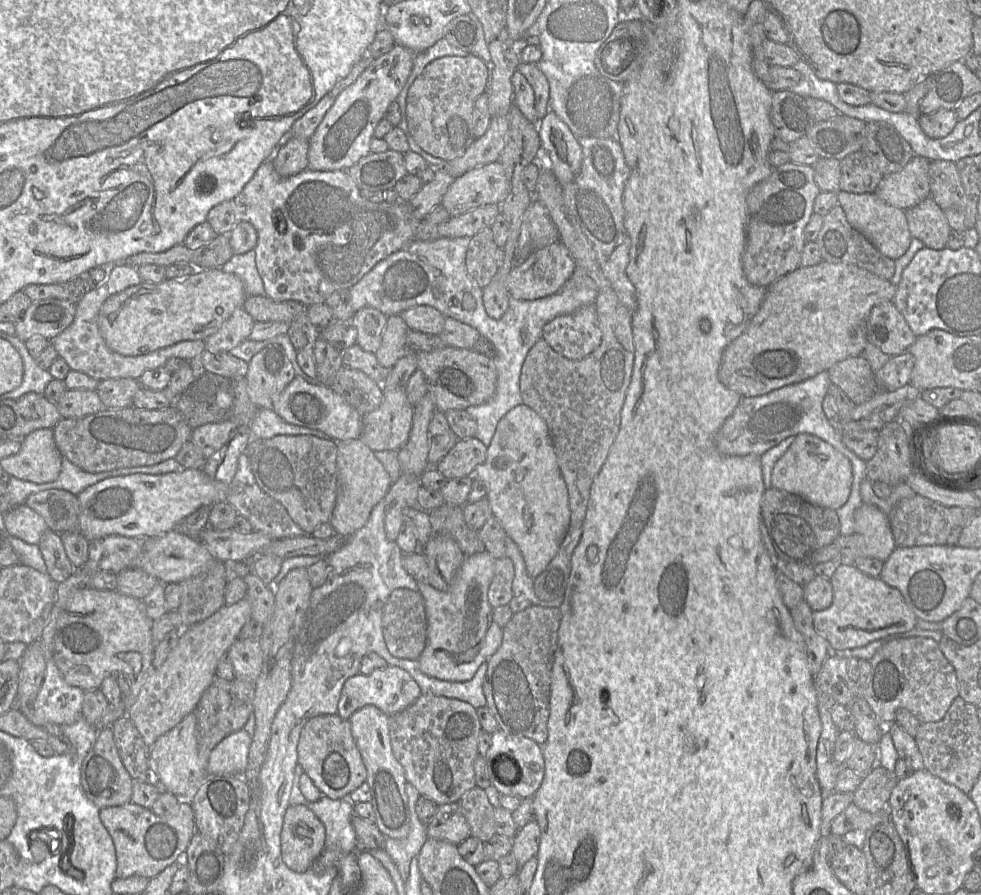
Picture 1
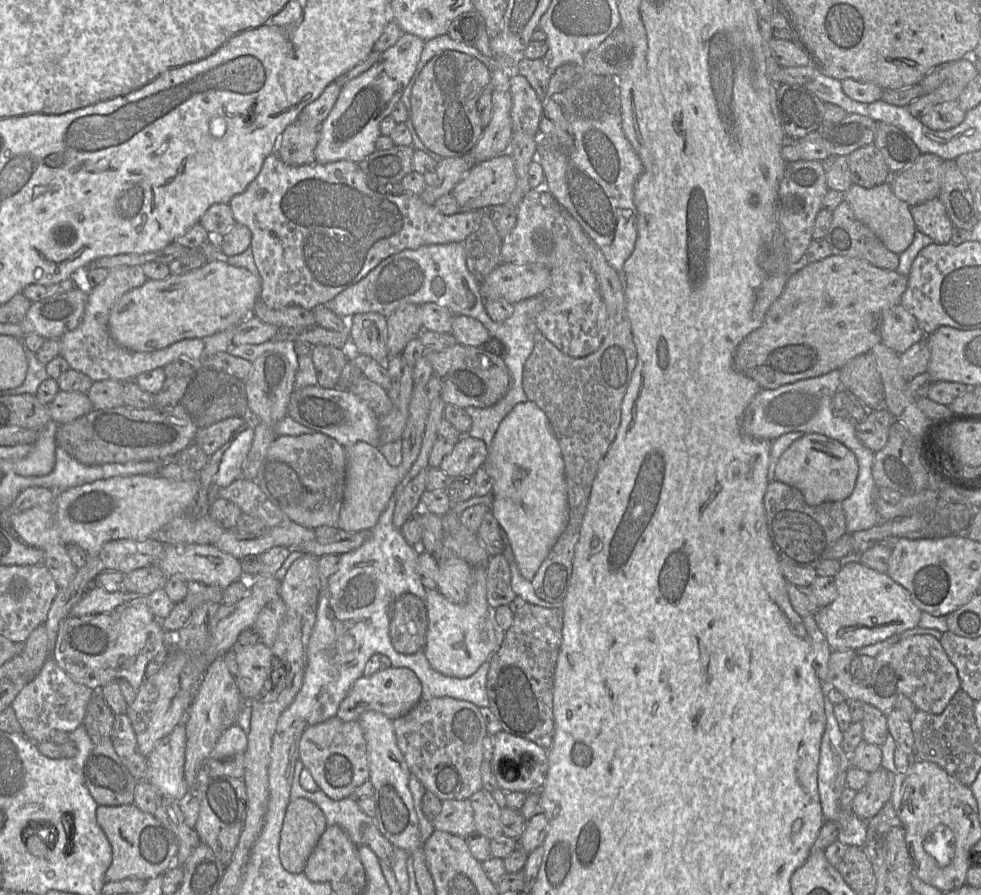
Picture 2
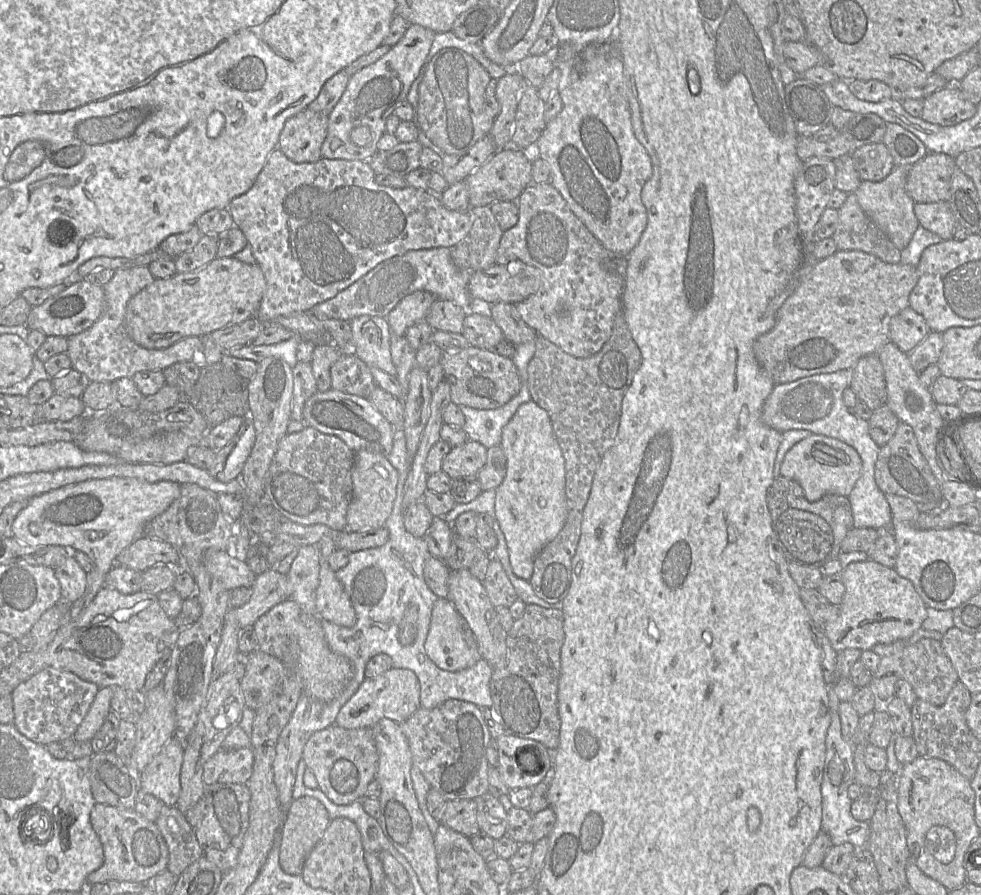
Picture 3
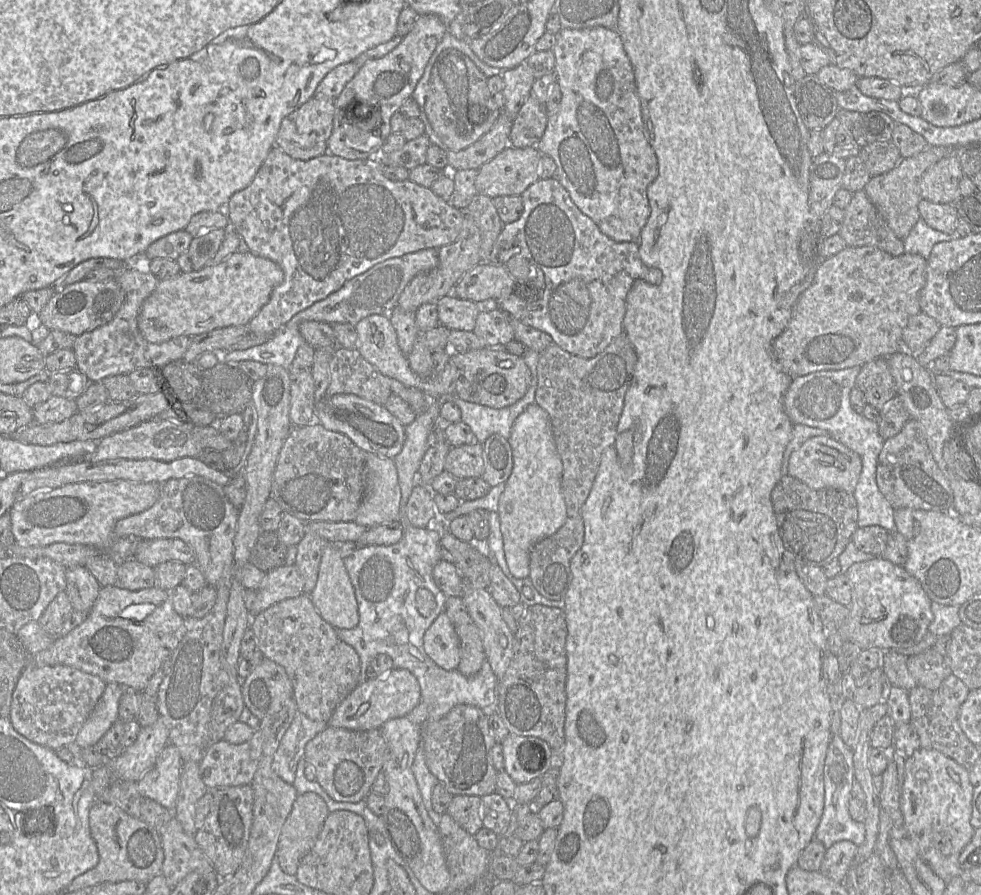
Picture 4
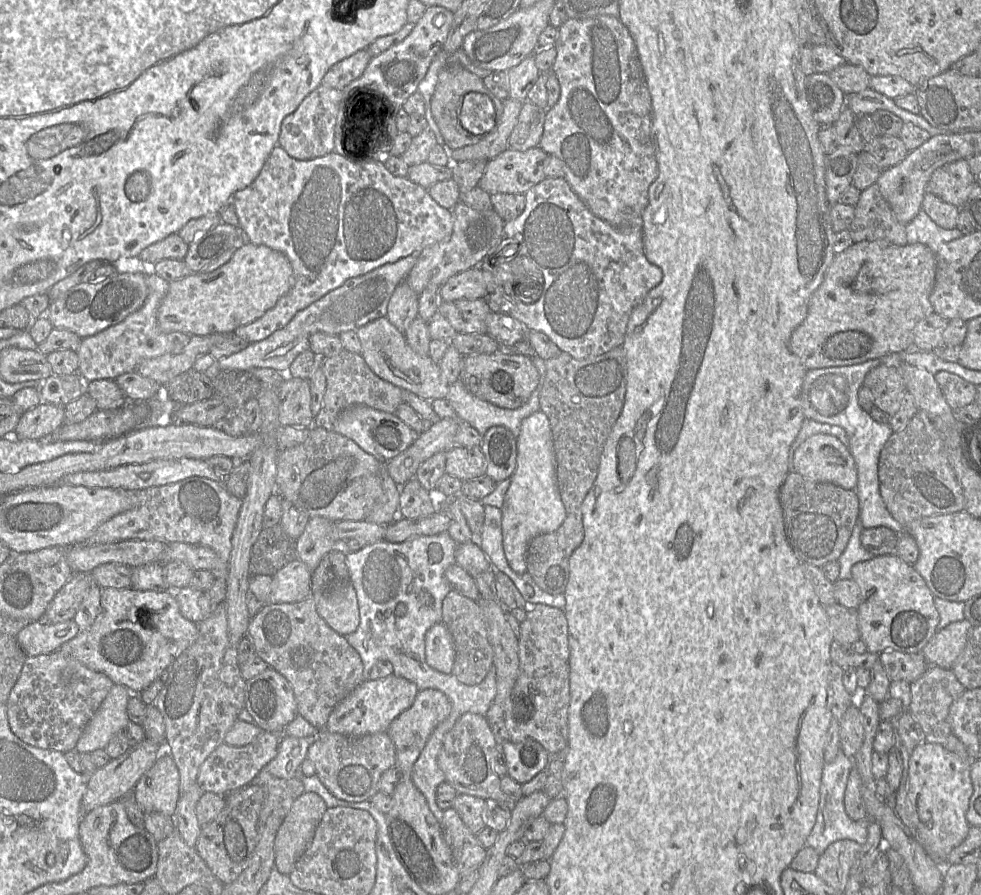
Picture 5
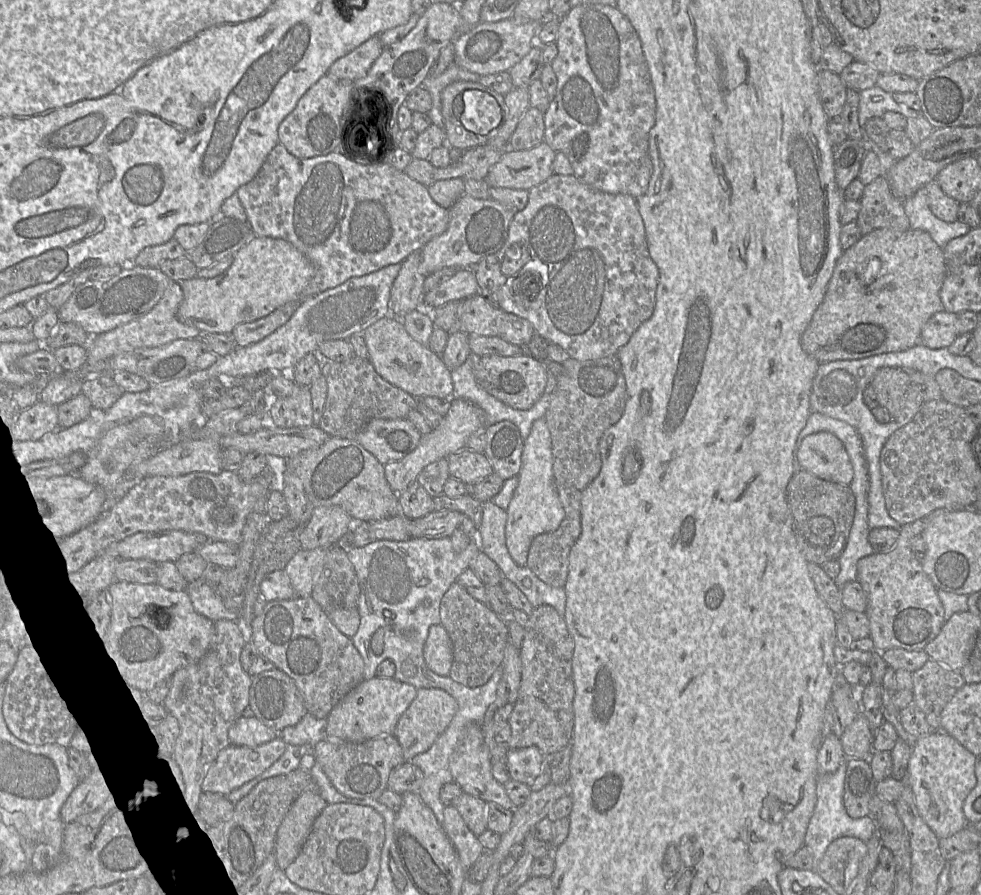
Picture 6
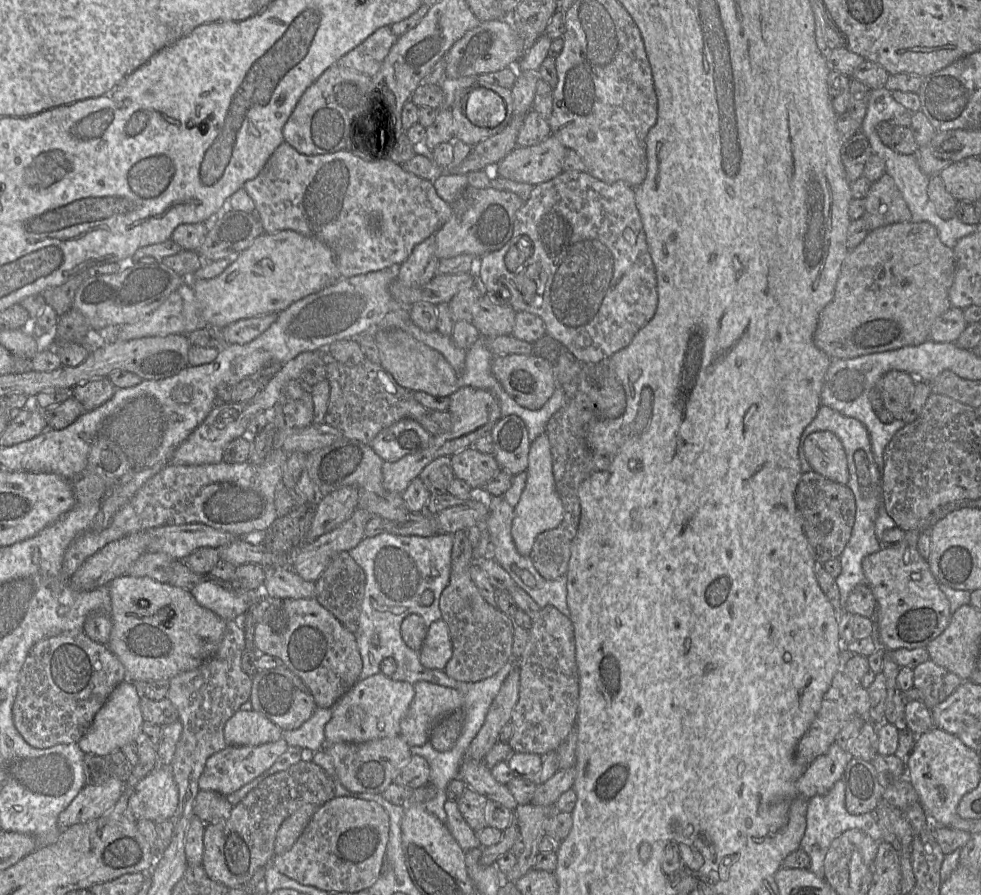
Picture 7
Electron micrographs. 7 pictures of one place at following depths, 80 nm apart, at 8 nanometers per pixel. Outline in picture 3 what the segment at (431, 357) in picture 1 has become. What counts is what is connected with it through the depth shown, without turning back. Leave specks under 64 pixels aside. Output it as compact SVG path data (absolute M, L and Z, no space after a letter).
M469 346L458 351L444 351L440 358L444 379L450 385L450 401L477 409L496 409L506 404L520 390L518 370L510 357L494 350Z

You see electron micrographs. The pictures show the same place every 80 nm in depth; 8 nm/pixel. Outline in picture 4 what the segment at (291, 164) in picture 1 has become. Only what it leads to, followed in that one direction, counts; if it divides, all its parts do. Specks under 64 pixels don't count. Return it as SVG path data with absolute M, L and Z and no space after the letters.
M312 97L294 112L285 116L276 136L276 145L294 159L310 160L327 152L327 141L332 134L335 100Z

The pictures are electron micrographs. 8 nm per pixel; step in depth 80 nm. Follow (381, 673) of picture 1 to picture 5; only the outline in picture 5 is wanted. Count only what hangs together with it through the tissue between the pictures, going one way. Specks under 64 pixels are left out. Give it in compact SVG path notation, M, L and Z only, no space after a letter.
M394 674L376 680L366 679L335 707L329 716L324 730L353 737L386 732L389 725L402 712L412 706L419 691L420 690L414 682Z

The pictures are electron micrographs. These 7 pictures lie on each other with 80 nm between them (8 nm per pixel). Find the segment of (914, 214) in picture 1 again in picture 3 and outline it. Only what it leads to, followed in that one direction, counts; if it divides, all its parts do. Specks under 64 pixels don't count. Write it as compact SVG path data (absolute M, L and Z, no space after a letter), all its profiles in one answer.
M947 201L915 203L914 213L919 225L943 240L953 238L956 219Z

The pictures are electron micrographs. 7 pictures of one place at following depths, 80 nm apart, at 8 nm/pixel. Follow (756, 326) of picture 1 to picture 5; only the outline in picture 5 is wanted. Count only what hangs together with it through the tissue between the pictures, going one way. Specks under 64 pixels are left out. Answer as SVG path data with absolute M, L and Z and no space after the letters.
M886 240L860 241L852 243L840 253L835 254L828 267L824 279L817 290L812 294L807 315L803 322L798 325L791 334L789 348L792 353L799 357L807 370L816 368L848 366L860 364L868 360L883 358L889 354L900 354L913 348L914 328L917 323L933 311L929 296L933 290L936 276L936 260L934 252L922 243L895 245Z

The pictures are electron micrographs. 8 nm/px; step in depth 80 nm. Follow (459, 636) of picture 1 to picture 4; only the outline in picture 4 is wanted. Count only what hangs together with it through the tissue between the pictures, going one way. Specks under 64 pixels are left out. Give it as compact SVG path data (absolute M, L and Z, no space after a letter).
M446 612L435 619L424 635L428 656L444 670L456 670L460 663L460 640Z

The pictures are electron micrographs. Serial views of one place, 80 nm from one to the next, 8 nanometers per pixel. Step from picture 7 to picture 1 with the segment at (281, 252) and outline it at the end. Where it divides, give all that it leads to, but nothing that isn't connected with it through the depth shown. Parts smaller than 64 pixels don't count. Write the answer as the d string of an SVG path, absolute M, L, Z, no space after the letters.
M199 268L185 278L165 279L160 283L141 282L111 295L101 306L98 326L106 345L124 356L151 353L186 340L205 340L217 332L239 307L243 307L246 293L242 280L219 268Z

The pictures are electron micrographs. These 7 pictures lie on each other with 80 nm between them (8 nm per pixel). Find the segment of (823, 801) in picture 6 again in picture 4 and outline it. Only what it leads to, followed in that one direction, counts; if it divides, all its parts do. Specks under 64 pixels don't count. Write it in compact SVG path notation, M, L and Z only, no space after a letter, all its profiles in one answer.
M840 734L831 735L824 763L824 807L814 839L820 841L826 849L834 843L848 840L858 847L865 840L864 822L854 821L849 814L849 800L852 797L851 789L855 781L853 749L850 749L842 740Z

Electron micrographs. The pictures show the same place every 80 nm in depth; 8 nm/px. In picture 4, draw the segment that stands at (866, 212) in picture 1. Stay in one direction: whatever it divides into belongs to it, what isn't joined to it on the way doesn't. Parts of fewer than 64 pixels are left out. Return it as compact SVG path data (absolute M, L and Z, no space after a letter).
M927 145L918 154L902 158L893 169L871 177L866 183L863 190L867 197L899 239L904 240L920 218L918 210L918 204L921 199L919 180L922 174L938 160L959 151L946 146Z

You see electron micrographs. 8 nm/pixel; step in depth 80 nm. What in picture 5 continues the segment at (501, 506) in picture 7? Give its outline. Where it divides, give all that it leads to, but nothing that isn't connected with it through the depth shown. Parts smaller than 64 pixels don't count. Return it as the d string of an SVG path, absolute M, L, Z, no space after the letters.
M486 505L484 508L485 520L479 536L481 539L480 548L489 559L494 570L505 573L515 584L522 596L527 596L523 588L526 588L527 584L532 585L534 580L528 572L517 574L508 564L503 547L502 510L491 505Z

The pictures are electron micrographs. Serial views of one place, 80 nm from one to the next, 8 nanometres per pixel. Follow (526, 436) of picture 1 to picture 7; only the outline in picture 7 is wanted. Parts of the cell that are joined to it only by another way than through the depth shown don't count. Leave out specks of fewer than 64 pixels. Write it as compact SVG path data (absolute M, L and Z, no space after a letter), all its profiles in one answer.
M546 431L530 444L526 472L526 485L519 502L514 507L514 518L511 526L511 535L516 550L522 556L530 556L537 536L542 532L558 527L564 518L564 508L554 481L552 454Z

